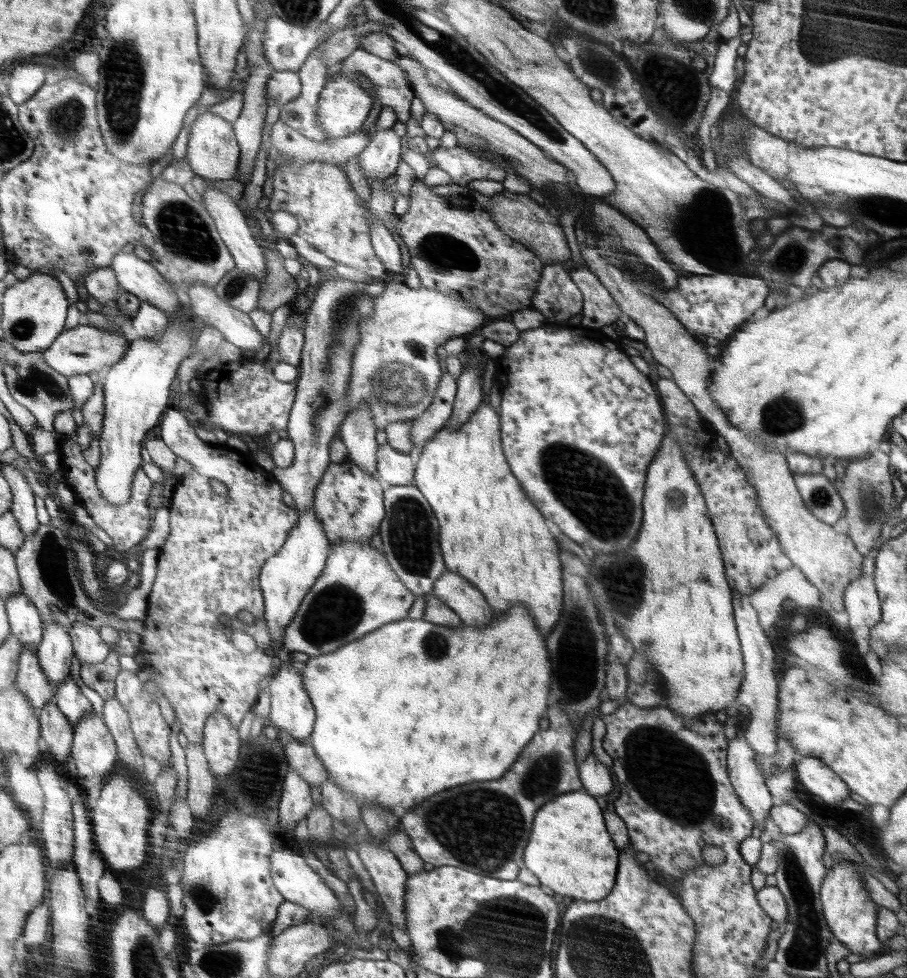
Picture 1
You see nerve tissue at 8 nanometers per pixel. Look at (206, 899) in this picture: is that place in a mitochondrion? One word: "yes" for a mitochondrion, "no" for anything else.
yes

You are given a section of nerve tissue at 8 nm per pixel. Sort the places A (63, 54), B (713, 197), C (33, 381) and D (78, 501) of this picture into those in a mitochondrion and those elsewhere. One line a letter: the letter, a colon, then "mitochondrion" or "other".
A: other
B: mitochondrion
C: mitochondrion
D: other

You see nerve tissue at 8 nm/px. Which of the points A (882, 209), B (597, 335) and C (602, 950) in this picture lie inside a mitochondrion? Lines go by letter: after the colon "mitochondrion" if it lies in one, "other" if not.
A: mitochondrion
B: other
C: mitochondrion

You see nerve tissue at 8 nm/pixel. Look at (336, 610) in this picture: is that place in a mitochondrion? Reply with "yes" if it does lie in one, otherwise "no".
yes

